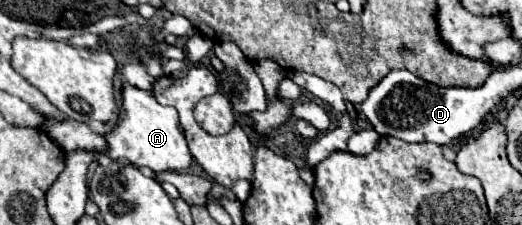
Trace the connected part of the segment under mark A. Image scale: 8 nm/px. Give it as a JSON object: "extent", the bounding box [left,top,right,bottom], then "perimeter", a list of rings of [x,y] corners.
{"extent":[107,84,195,172],"perimeter":[[[129,84],[123,86],[123,114],[107,136],[107,154],[117,162],[131,162],[139,168],[147,166],[155,172],[187,170],[195,160],[189,152],[181,122],[173,106],[163,106],[155,100],[151,90],[137,90]]]}

